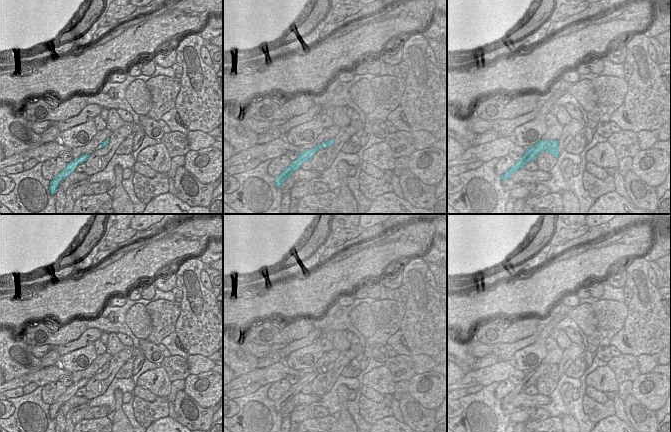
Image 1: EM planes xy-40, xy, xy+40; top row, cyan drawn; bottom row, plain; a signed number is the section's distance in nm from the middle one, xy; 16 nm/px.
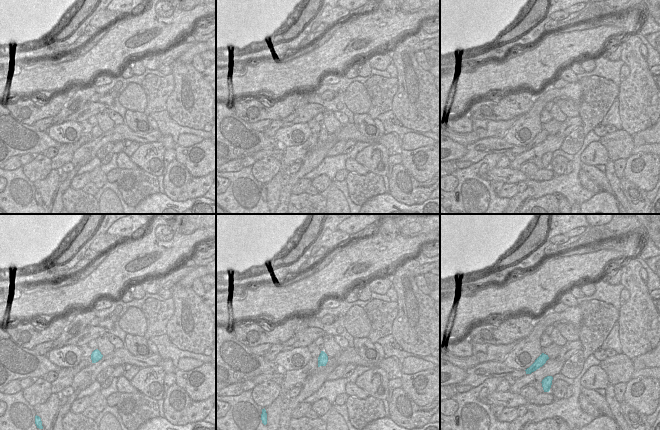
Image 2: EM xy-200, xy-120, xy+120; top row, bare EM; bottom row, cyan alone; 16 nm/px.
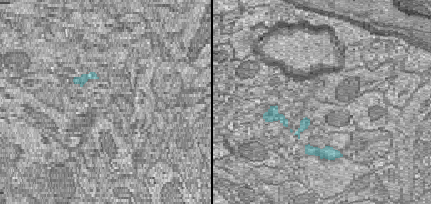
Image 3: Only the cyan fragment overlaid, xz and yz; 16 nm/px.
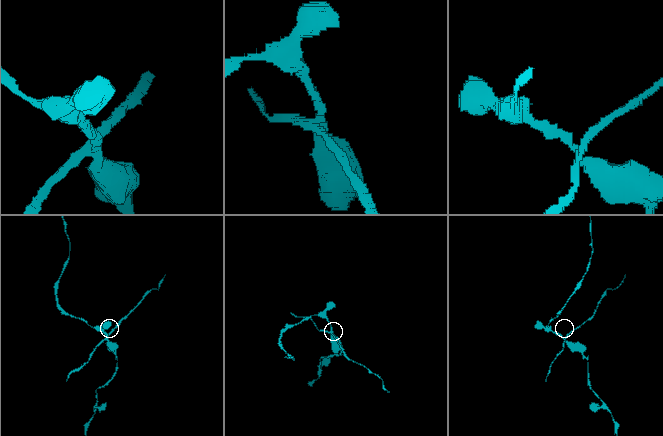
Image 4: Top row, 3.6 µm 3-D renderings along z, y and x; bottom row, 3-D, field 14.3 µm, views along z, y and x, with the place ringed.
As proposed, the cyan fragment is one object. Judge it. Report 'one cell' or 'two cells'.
two cells

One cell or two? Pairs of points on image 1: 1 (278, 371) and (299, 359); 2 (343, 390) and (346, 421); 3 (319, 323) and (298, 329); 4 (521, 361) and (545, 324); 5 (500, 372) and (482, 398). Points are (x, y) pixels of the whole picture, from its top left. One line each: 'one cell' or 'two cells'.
1: two cells
2: one cell
3: two cells
4: one cell
5: two cells

